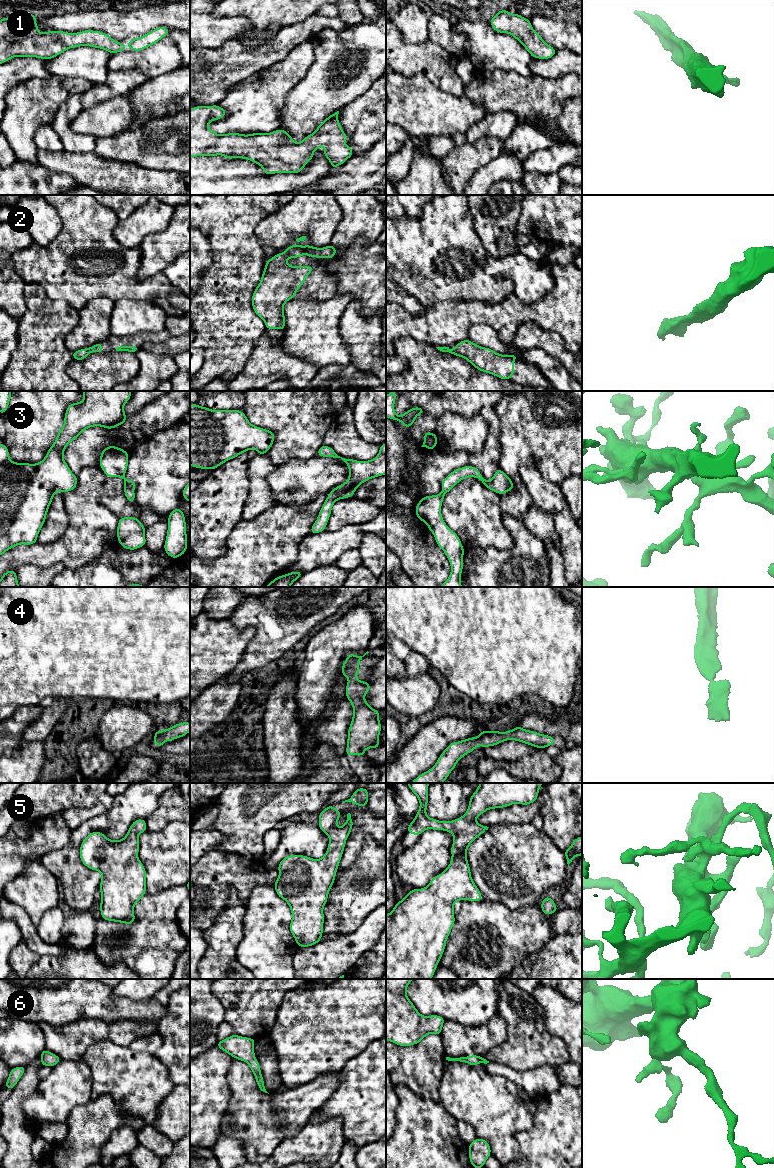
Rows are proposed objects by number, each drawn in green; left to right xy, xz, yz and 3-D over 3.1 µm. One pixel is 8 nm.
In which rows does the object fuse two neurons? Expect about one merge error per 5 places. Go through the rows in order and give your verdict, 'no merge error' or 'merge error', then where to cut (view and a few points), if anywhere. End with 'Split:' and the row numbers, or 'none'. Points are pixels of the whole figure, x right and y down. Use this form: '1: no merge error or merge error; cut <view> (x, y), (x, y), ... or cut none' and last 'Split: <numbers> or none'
1: no merge error; cut none
2: no merge error; cut none
3: no merge error; cut none
4: no merge error; cut none
5: no merge error; cut none
6: no merge error; cut none
Split: none

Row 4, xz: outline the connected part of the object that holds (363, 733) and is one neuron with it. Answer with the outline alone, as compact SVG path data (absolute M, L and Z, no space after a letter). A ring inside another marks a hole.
M367 651L363 656L357 656L352 653L348 654L341 667L342 675L349 680L349 682L346 684L346 698L351 702L354 711L354 715L348 729L347 748L345 752L345 754L349 756L358 755L363 757L364 752L368 748L380 748L378 742L378 738L381 733L381 723L379 721L380 711L371 708L368 702L364 699L364 696L371 689L370 684L356 678L360 671L359 662L368 653L369 652Z

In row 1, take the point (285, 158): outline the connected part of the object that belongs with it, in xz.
M219 105L195 106L190 109L190 157L223 155L226 159L242 158L250 160L263 168L264 174L300 173L305 165L314 157L313 152L324 146L323 154L330 161L333 170L353 156L350 146L344 144L349 138L338 121L339 111L332 113L315 130L301 142L295 143L285 130L277 129L271 133L227 133L219 135L212 131L208 124L223 118L227 110Z

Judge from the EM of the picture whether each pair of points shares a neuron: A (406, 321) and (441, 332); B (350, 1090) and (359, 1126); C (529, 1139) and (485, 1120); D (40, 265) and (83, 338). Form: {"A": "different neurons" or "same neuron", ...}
{"A": "same neuron", "B": "same neuron", "C": "different neurons", "D": "different neurons"}

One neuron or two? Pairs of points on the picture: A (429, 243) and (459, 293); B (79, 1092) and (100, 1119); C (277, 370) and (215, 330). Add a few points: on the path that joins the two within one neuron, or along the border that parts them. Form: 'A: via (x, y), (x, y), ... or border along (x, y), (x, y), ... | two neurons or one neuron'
A: via (438, 255), (451, 268), (458, 281) | one neuron
B: border along (90, 1098), (85, 1103), (77, 1105), (68, 1116) | two neurons
C: border along (263, 333), (239, 374) | two neurons

